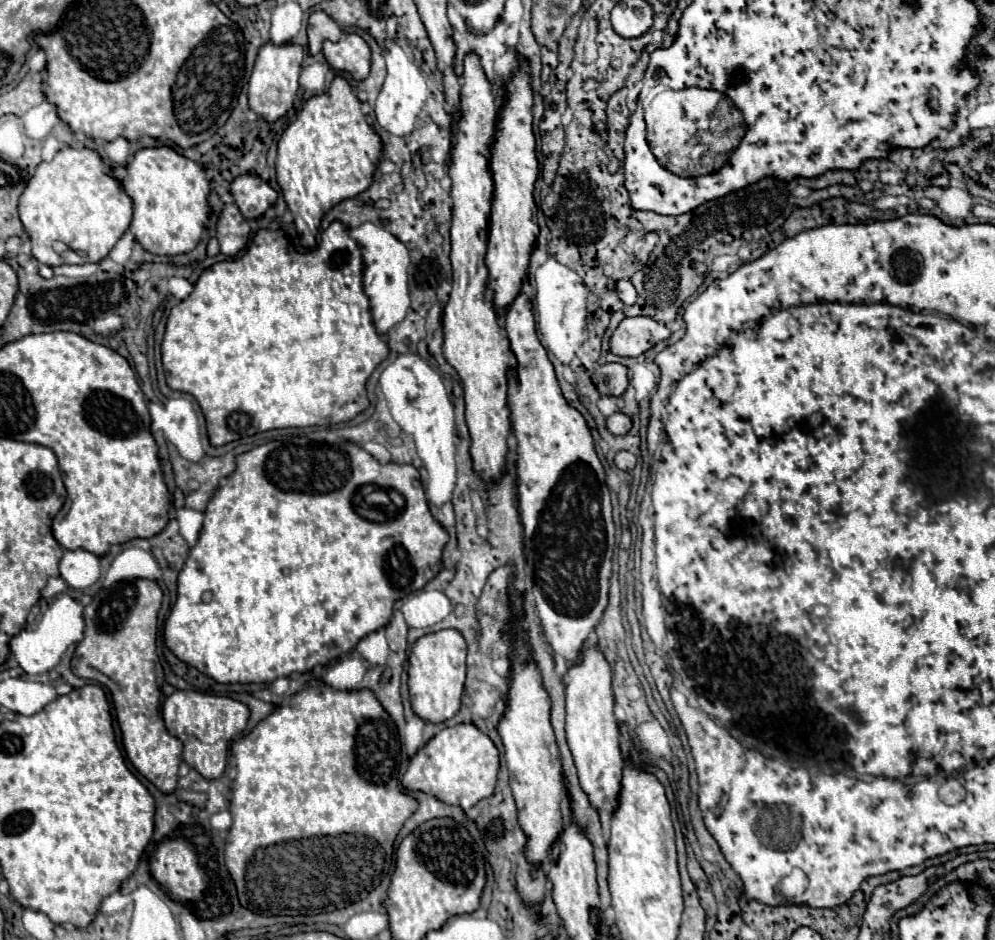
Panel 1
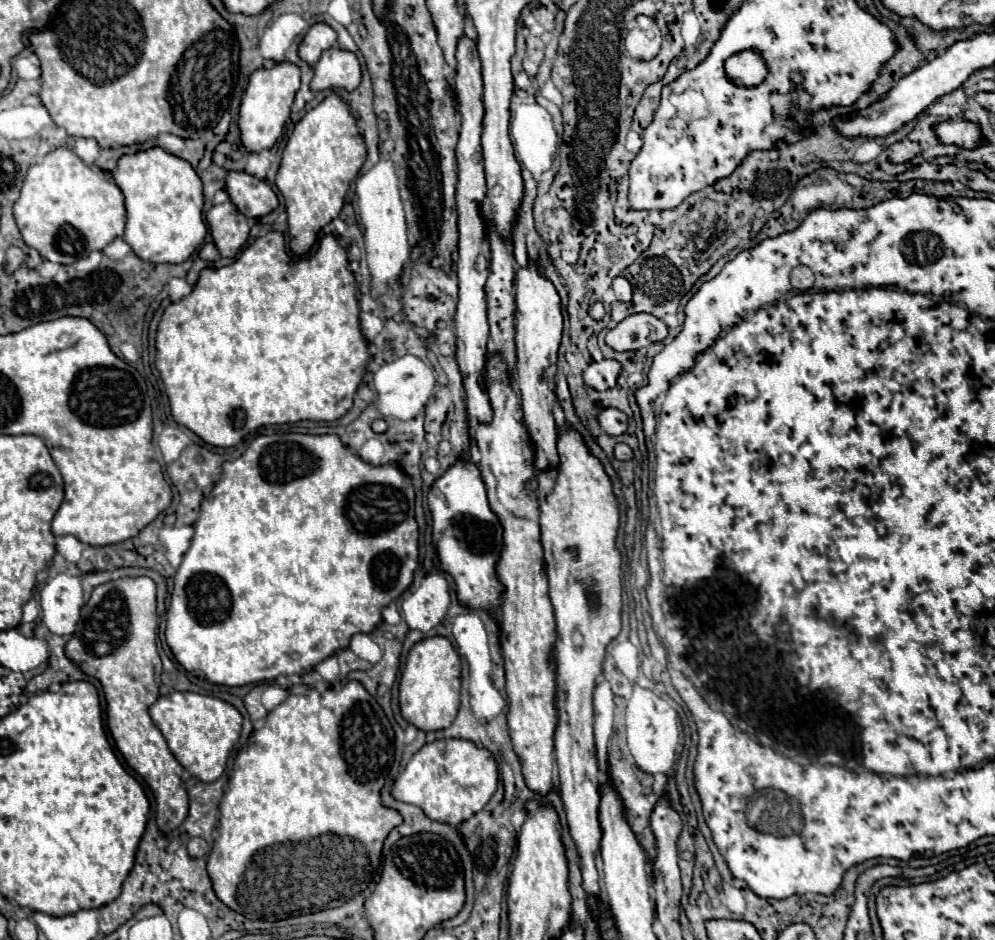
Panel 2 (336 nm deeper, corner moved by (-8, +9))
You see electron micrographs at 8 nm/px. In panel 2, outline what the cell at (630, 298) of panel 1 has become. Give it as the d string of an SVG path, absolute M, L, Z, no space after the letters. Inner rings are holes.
M619 276L619 278L613 280L613 292L615 292L617 300L621 300L621 302L629 302L629 300L631 300L631 294L633 294L633 288L631 288L631 284L629 284L627 278Z

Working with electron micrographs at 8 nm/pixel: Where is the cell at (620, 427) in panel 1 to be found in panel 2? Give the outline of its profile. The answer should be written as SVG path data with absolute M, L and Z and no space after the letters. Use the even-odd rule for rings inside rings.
M605 408L599 416L599 424L601 428L611 434L611 436L617 436L617 434L623 434L629 426L629 420L627 420L627 414L617 410L617 408Z

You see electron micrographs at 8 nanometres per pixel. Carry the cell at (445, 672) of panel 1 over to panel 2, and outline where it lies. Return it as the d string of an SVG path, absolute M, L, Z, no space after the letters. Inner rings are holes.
M431 636L417 642L409 656L399 684L399 704L403 718L419 730L449 728L457 716L461 696L461 658L445 636Z

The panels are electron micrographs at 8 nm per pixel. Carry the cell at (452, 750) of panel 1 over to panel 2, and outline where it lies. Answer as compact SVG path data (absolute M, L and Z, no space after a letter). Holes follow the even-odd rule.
M445 738L425 744L399 774L393 784L393 796L401 802L421 806L431 820L459 826L463 820L479 812L497 790L499 764L487 748L479 748L471 740Z

